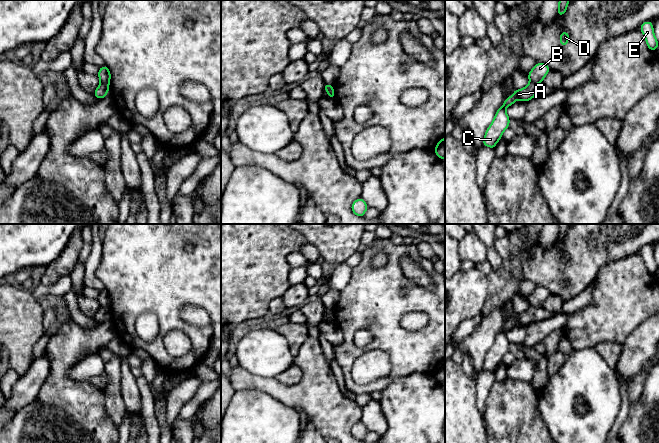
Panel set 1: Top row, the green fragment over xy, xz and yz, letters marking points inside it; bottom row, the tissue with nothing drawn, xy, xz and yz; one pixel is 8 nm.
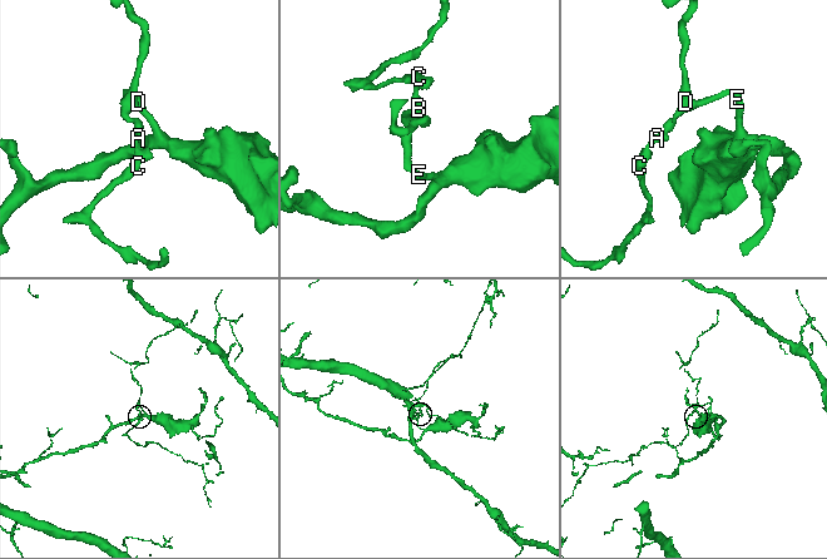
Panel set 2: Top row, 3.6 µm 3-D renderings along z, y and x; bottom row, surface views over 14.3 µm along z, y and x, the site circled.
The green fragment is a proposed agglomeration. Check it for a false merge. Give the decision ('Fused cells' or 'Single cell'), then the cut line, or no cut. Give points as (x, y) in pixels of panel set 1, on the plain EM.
Fused cells. Split along xy (101, 306), (108, 309)

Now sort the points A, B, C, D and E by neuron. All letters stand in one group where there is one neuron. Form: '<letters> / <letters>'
A C / B D E

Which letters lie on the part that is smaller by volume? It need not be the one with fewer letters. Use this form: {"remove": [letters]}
{"remove": ["A", "C"]}

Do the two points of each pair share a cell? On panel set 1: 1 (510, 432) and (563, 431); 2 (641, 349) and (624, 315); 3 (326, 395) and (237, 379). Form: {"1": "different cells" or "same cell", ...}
{"1": "different cells", "2": "different cells", "3": "same cell"}

